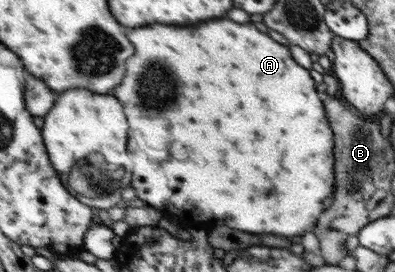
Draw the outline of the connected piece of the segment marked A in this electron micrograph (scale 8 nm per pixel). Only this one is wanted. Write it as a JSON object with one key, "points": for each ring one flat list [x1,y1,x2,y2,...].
{"points":[[208,20,208,22,202,22,194,28,176,28,176,26,144,26,140,30,130,30,128,32,128,38,132,38,132,46,136,46,136,54,132,54,132,58,128,58,128,74,124,74,124,82,120,82,120,86,116,86,116,96,120,98,120,102,124,102,124,110,128,110,128,122,132,122,132,138,128,140,128,154,132,167,131,170,131,183,129,184,136,197,141,201,144,201,146,205,154,207,156,211,162,210,164,214,181,214,188,212,191,216,198,216,198,223,204,227,218,227,226,226,232,228,232,230,238,230,239,232,250,232,250,234,272,234,279,235,281,237,290,236,302,236,302,232,306,232,308,228,313,228,315,223,319,219,319,215,323,213,323,210,328,208,331,202,331,195,333,192,334,178,332,176,332,132,326,124,326,118,324,118,324,110,322,110,322,102,314,90,314,82,312,78,308,76,308,72,298,66,296,62,292,62,290,54,288,54,288,48,280,46,278,42,274,42,272,38,268,38,266,34,258,32,254,26,246,26,246,24,236,24,236,22,230,22,230,20]]}

